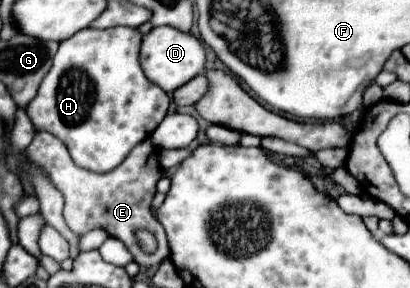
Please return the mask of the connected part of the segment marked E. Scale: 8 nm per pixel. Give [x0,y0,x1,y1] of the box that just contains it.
[25,133,169,265]

